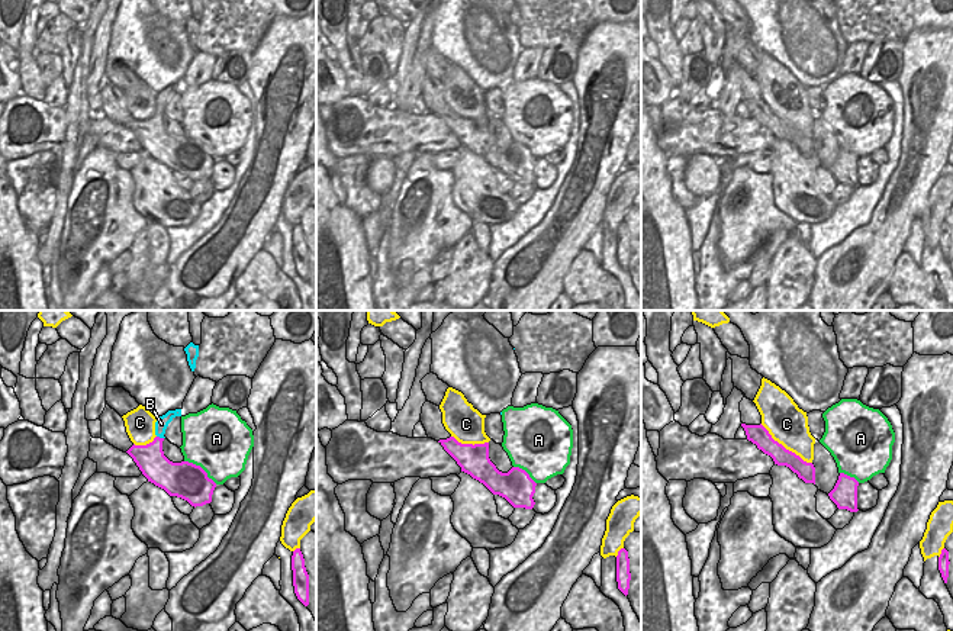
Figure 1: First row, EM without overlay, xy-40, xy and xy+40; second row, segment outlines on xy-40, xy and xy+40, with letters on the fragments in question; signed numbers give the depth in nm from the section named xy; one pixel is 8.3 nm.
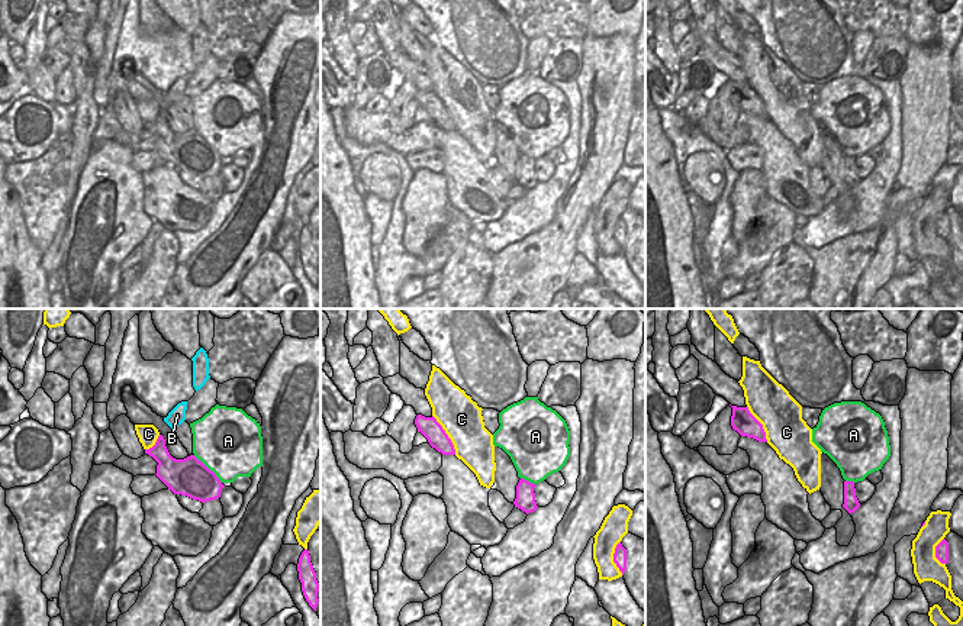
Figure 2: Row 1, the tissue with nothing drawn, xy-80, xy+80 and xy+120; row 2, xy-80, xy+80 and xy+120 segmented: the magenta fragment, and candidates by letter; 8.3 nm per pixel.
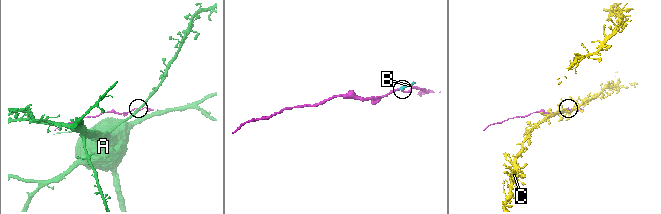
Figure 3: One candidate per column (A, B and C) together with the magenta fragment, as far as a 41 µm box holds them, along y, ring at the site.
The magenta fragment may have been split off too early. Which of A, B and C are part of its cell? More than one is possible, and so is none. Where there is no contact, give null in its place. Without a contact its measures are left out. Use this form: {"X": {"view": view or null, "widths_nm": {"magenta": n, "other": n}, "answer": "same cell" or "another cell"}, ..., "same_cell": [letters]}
{"A": {"view": "xy-40", "widths_nm": {"magenta": 300, "other": 500}, "answer": "another cell"}, "B": {"view": "xy-40", "widths_nm": {"magenta": 240, "other": 110}, "answer": "another cell"}, "C": {"view": "xy+40", "widths_nm": {"magenta": 170, "other": 320}, "answer": "another cell"}, "same_cell": []}

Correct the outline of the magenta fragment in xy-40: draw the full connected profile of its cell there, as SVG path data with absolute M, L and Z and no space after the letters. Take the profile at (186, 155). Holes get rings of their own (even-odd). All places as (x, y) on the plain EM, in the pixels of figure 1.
M155 112L147 120L133 119L126 128L148 157L164 164L170 171L181 173L194 183L210 178L216 158L200 141L170 136L164 131L162 116L164 113Z

